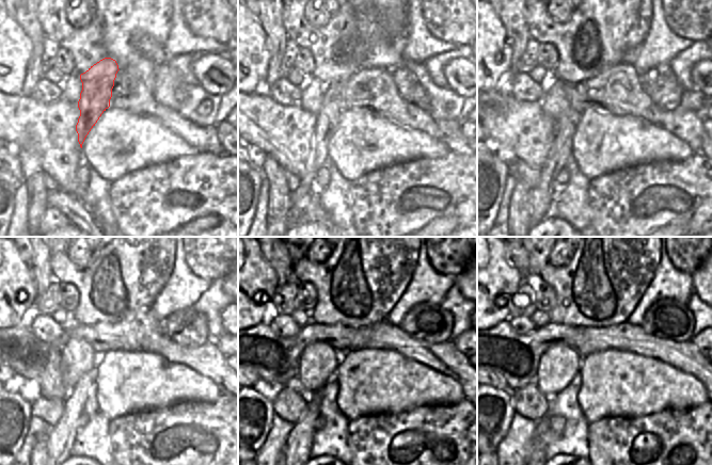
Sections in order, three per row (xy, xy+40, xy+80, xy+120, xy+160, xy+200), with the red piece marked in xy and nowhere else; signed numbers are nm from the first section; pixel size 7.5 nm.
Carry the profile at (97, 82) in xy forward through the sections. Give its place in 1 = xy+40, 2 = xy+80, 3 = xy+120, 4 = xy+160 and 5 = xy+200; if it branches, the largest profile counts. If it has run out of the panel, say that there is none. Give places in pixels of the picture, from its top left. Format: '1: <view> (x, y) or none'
1: xy+40 (333, 91)
2: xy+80 (540, 197)
3: xy+120 (61, 437)
4: xy+160 (297, 452)
5: xy+200 (538, 453)

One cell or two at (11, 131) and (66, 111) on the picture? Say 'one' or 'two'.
one

